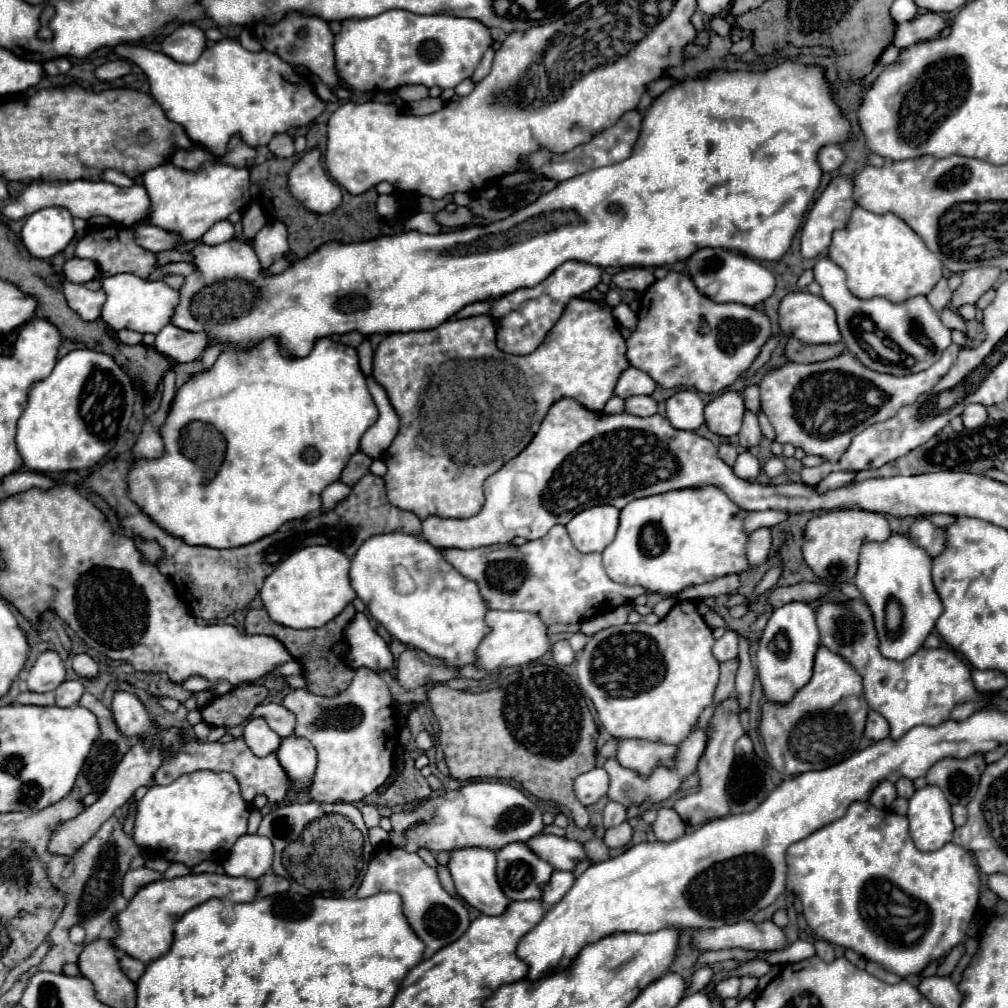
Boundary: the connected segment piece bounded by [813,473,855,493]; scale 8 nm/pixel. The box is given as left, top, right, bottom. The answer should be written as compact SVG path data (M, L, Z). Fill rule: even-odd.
M831 473L831 475L827 475L827 479L819 481L813 489L817 493L827 493L831 489L837 489L837 487L843 487L843 485L851 483L853 477L855 477L855 473Z

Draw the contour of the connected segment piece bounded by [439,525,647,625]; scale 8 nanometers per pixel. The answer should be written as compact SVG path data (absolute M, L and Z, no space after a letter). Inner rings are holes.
M555 525L545 537L527 541L521 547L515 545L491 545L491 547L477 547L477 549L439 549L443 559L451 563L461 575L467 579L479 583L479 591L483 595L483 601L489 609L501 609L501 611L531 611L537 613L543 623L555 625L555 623L583 623L591 617L607 613L607 609L615 609L619 605L631 603L637 595L647 595L641 587L629 587L615 583L607 577L601 553L581 553L575 551L567 529L563 525Z

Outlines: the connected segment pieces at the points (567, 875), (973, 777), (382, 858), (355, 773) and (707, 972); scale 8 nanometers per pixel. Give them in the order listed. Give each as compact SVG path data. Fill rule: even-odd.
M553 871L547 887L543 889L541 901L545 905L555 905L573 887L573 883L575 883L575 877L573 877L571 871Z
M983 753L967 759L945 757L927 771L927 783L937 785L949 803L967 805L979 787L979 777L985 767L987 763Z
M383 847L371 859L367 873L355 893L355 897L369 897L379 893L379 889L397 891L403 897L403 911L415 933L425 943L425 959L435 955L435 951L459 939L469 927L469 911L459 897L451 897L439 883L437 873L429 867L417 853L401 851L397 847Z
M361 667L357 669L351 685L347 691L335 695L335 697L319 697L309 693L307 689L295 689L285 695L283 705L295 713L297 725L295 735L305 737L313 743L317 749L317 777L313 777L311 785L311 797L317 803L335 803L335 801L347 801L355 803L361 801L365 795L371 795L377 791L387 777L391 775L391 749L389 739L395 735L395 719L393 719L393 699L389 693L387 683L371 669Z
M703 966L699 968L694 974L690 985L685 991L685 995L691 995L693 993L702 991L710 982L714 973L709 966Z

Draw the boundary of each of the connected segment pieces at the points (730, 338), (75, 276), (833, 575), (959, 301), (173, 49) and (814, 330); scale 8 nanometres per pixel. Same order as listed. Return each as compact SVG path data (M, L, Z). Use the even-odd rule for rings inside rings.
M675 271L641 295L637 313L639 325L627 339L627 359L661 387L717 393L751 367L771 335L771 323L763 311L737 303L715 303L697 291L689 275ZM699 317L709 321L709 335L697 333Z
M73 257L65 263L63 269L67 273L67 279L71 279L73 283L87 283L87 281L97 277L97 265L91 263L89 259Z
M863 509L825 511L809 519L805 527L801 551L803 551L805 563L821 581L839 585L839 583L853 581L857 573L857 557L859 557L861 545L865 541L885 541L889 535L891 535L889 523L881 513L863 511Z
M975 267L971 271L965 271L963 273L963 283L959 285L959 289L953 291L953 307L961 307L965 303L971 303L975 305L975 301L985 293L989 291L997 279L1001 277L1001 271L999 267Z
M181 25L163 41L163 53L179 63L195 63L207 45L205 33L197 25Z
M809 291L787 293L781 299L777 313L779 331L787 337L815 345L841 341L835 311L819 295L811 295Z

